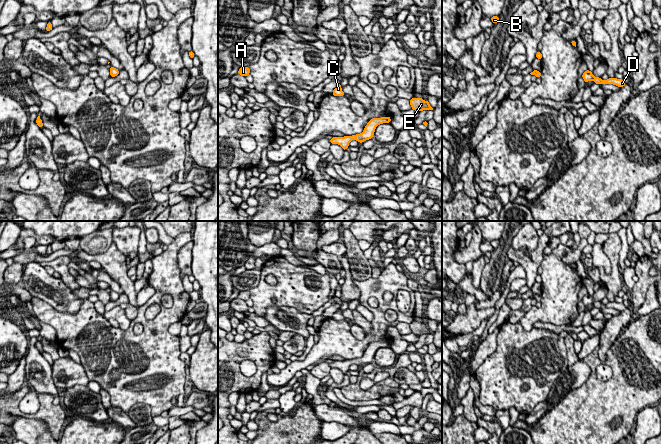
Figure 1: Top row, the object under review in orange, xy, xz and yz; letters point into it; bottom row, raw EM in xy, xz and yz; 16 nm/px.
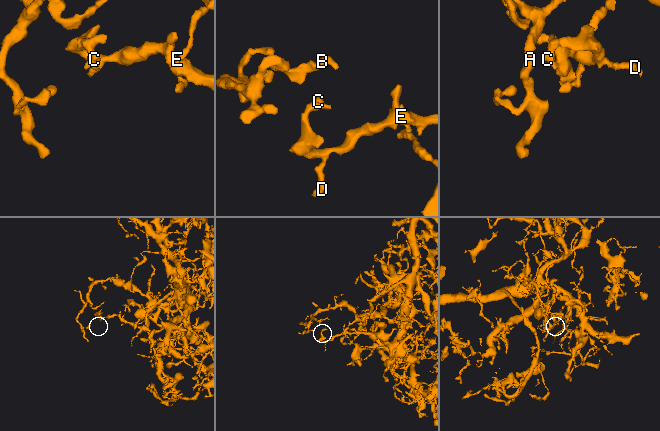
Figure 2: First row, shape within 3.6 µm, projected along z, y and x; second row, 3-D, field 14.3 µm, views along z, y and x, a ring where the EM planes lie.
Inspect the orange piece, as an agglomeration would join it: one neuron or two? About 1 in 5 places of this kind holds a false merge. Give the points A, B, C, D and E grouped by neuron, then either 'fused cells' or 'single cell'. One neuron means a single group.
A B C D E; single cell

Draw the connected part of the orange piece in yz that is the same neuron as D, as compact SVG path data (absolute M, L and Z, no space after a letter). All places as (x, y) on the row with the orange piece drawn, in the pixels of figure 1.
M586 70L583 74L582 74L582 78L584 79L585 83L587 83L590 80L593 80L594 83L596 84L613 84L616 85L618 87L624 87L626 85L626 83L624 82L623 79L617 79L617 78L609 78L606 81L602 80L599 77L594 77L592 72L590 70Z

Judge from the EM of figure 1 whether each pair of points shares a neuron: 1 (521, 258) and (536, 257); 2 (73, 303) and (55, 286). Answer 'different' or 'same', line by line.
1: same
2: same

